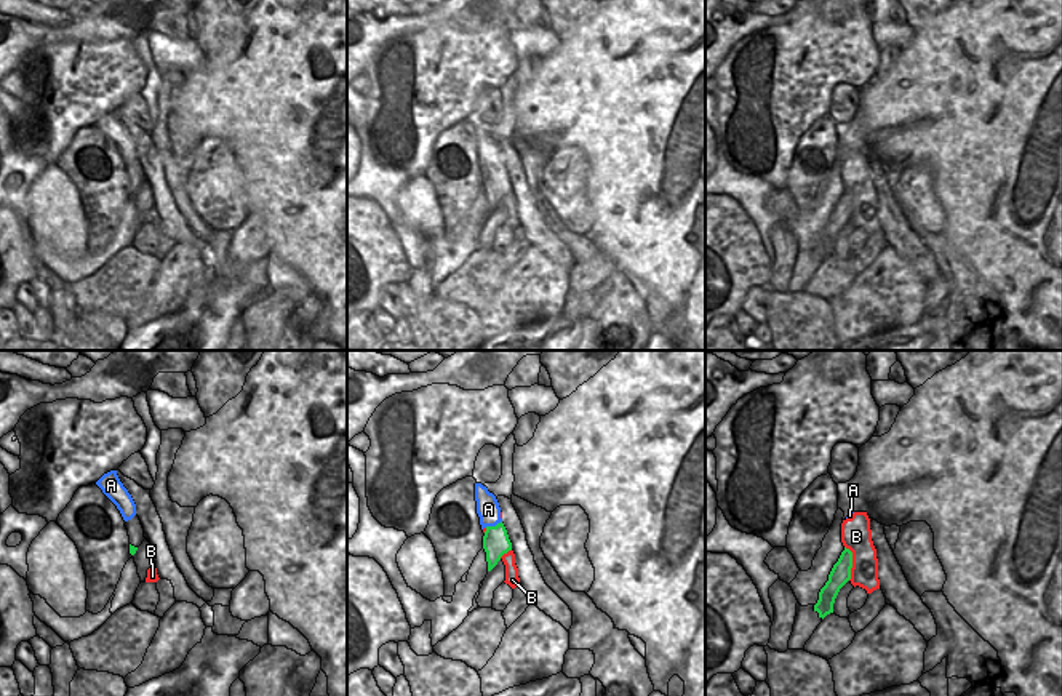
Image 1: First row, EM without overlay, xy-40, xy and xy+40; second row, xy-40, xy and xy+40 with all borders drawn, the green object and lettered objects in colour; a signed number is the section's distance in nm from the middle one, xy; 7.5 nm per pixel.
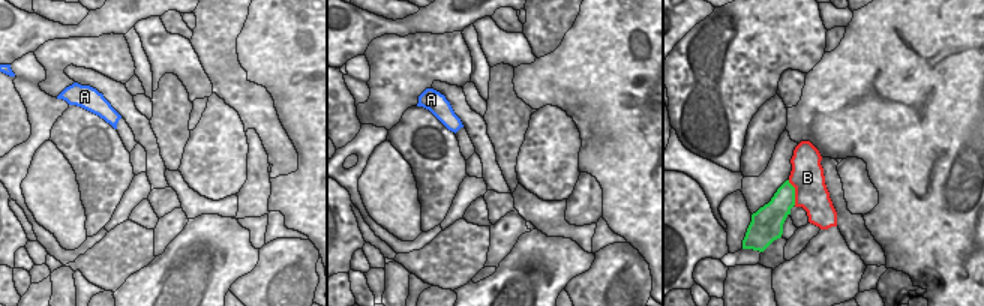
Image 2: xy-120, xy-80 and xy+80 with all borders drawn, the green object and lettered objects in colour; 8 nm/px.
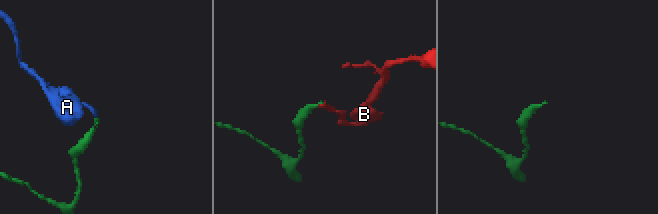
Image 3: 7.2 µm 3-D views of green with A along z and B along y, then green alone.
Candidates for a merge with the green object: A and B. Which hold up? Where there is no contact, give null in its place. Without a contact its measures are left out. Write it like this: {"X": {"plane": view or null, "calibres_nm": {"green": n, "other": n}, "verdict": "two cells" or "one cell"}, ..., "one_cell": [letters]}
{"A": {"plane": "xy", "calibres_nm": {"green": 200, "other": 170}, "verdict": "two cells"}, "B": {"plane": "xy+40", "calibres_nm": {"green": 150, "other": 240}, "verdict": "two cells"}, "one_cell": []}

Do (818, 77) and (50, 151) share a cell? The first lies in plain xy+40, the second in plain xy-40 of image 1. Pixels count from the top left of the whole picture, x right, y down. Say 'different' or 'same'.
same

